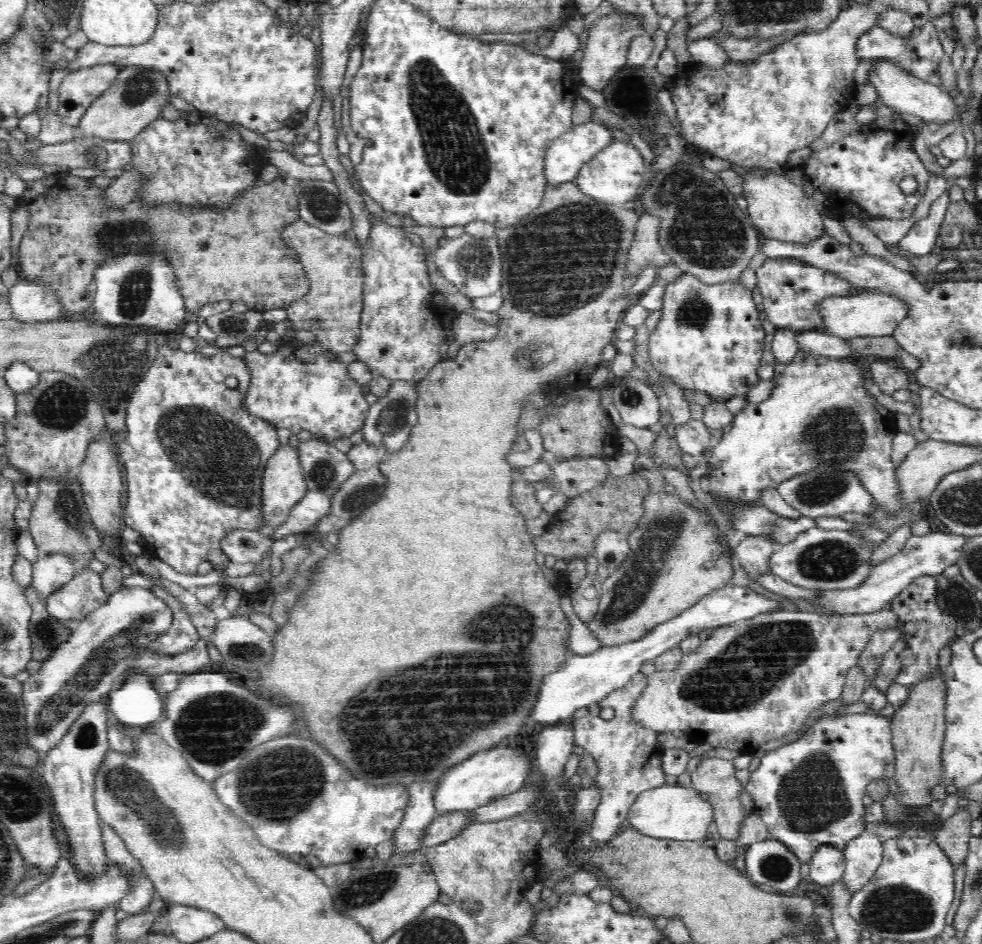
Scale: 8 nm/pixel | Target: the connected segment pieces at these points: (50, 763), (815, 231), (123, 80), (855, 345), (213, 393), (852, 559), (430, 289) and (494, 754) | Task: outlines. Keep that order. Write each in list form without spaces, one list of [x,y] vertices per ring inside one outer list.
[[[106,703],[87,704],[82,714],[72,723],[58,746],[46,751],[42,756],[38,776],[46,784],[54,803],[54,816],[67,834],[70,854],[78,874],[83,879],[102,876],[110,863],[102,840],[99,816],[94,803],[95,772],[100,766],[110,744],[107,739],[108,705]]]
[[[746,173],[741,184],[743,198],[748,203],[746,210],[753,226],[767,239],[807,243],[824,234],[821,208],[813,198],[808,198],[804,188],[794,184],[782,173]]]
[[[126,66],[120,69],[114,84],[103,92],[86,109],[77,124],[86,136],[95,136],[104,140],[132,140],[142,129],[160,117],[161,108],[170,104],[168,79],[157,70],[140,66]]]
[[[856,336],[846,338],[846,343],[852,347],[854,355],[877,356],[896,363],[900,350],[897,340],[890,336]]]
[[[162,342],[158,348],[158,356],[150,365],[148,372],[136,386],[135,392],[129,401],[127,418],[125,419],[128,433],[125,438],[116,439],[115,445],[119,462],[124,464],[128,484],[128,497],[123,510],[123,523],[132,530],[139,532],[141,543],[152,556],[159,558],[182,574],[197,574],[199,564],[202,564],[212,548],[219,548],[220,539],[232,530],[257,531],[262,528],[262,477],[270,458],[281,448],[282,442],[277,435],[277,428],[262,418],[250,415],[246,409],[245,399],[250,387],[250,369],[245,360],[235,358],[221,349],[219,353],[208,356],[197,351],[184,352],[180,349],[171,349]]]
[[[814,526],[802,532],[796,540],[775,547],[769,560],[769,572],[790,584],[810,590],[853,589],[860,586],[874,568],[869,563],[871,554],[867,542],[854,537],[850,532],[822,530]]]
[[[369,214],[371,229],[368,242],[362,247],[362,268],[364,276],[363,311],[358,342],[352,347],[357,360],[363,362],[374,376],[390,379],[392,382],[422,380],[435,364],[445,360],[448,346],[454,342],[452,319],[458,314],[446,306],[443,299],[438,302],[438,291],[428,277],[426,255],[423,247],[412,243],[401,227],[390,226]]]
[[[492,748],[474,754],[470,760],[454,764],[438,778],[434,806],[438,814],[461,810],[473,810],[486,806],[493,800],[508,796],[520,790],[530,774],[530,761],[527,756],[512,748]]]

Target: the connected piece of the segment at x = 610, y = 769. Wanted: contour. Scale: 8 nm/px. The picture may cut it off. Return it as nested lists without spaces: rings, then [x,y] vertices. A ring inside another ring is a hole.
[[[642,672],[635,674],[626,686],[610,692],[597,702],[596,707],[591,706],[586,716],[573,722],[575,745],[582,746],[598,766],[594,784],[599,788],[600,802],[595,808],[589,834],[600,844],[618,834],[622,822],[628,818],[630,806],[641,792],[666,784],[666,773],[662,768],[664,749],[658,742],[659,732],[644,728],[632,719],[632,706],[642,696],[646,686],[647,676]],[[606,706],[614,709],[614,717],[610,720],[600,716]]]

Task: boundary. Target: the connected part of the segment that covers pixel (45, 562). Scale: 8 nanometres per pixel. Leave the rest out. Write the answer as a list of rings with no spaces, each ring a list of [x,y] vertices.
[[[64,553],[42,554],[33,562],[34,589],[44,597],[56,592],[78,572],[74,563]]]

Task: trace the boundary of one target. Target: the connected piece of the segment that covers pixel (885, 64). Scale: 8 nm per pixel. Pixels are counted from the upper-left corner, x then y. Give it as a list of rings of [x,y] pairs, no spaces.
[[[870,59],[873,71],[869,72],[868,81],[876,88],[876,92],[884,106],[890,106],[892,110],[904,114],[914,114],[924,121],[936,123],[951,123],[957,117],[957,104],[954,99],[946,94],[936,83],[924,82],[904,69],[900,69],[893,61],[888,59]]]

